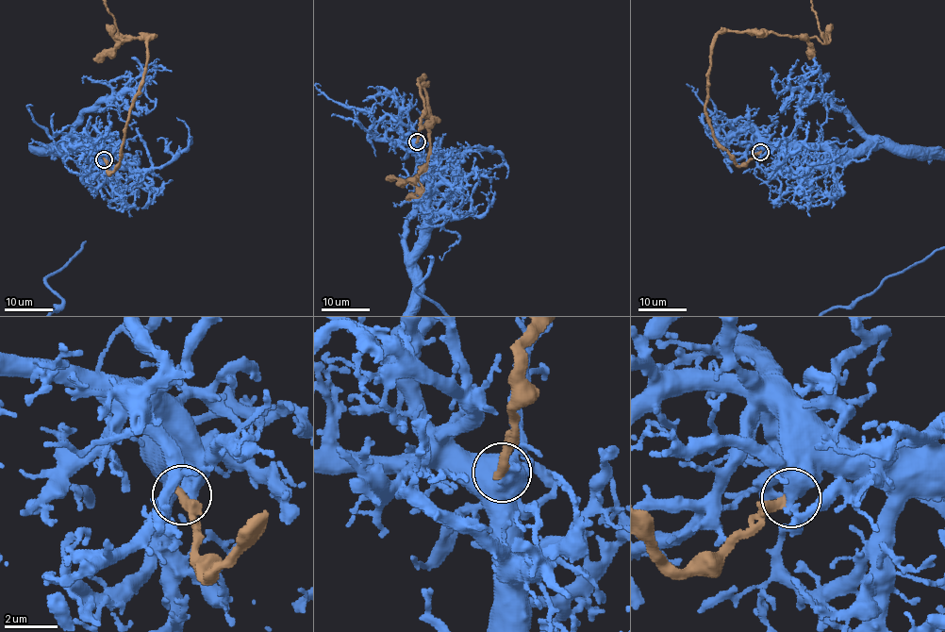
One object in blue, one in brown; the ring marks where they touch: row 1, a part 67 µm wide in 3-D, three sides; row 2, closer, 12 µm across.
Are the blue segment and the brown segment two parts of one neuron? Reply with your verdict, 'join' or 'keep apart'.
keep apart

